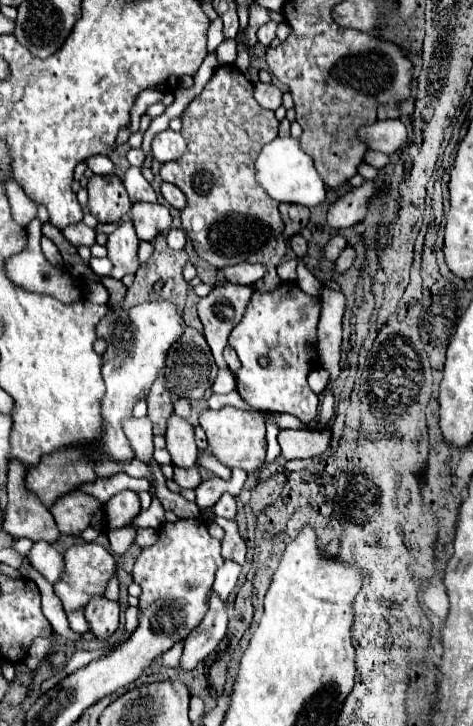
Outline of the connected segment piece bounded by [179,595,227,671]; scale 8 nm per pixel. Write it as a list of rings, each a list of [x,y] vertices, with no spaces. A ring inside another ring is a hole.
[[[211,595],[209,611],[203,617],[201,625],[197,625],[197,629],[191,631],[189,637],[183,641],[183,655],[179,667],[185,671],[195,669],[219,645],[225,631],[227,631],[227,603]]]

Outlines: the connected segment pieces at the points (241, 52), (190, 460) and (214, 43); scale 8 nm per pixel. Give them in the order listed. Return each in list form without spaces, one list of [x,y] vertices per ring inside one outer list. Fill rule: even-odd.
[[[242,43],[238,45],[235,66],[242,72],[246,71],[250,67],[249,50]]]
[[[171,415],[167,421],[167,451],[171,455],[171,465],[181,469],[191,469],[197,465],[197,445],[193,441],[193,425],[185,419]]]
[[[215,19],[209,27],[209,43],[207,43],[207,49],[209,51],[215,51],[219,47],[219,43],[223,41],[223,21],[221,19]]]

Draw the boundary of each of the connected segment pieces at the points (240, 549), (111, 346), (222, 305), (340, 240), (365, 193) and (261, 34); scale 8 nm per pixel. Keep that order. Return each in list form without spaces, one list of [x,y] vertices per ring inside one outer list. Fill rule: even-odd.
[[[208,510],[208,514],[212,520],[223,527],[225,531],[225,537],[223,537],[223,549],[221,549],[221,555],[223,559],[229,559],[229,561],[235,561],[239,565],[245,563],[245,553],[247,553],[247,545],[245,541],[241,539],[239,531],[237,531],[237,523],[234,520],[219,519],[215,516],[211,510]]]
[[[163,299],[141,303],[131,309],[109,309],[107,317],[103,317],[103,321],[97,325],[97,337],[107,341],[107,349],[103,353],[105,365],[101,369],[107,385],[107,393],[101,401],[101,413],[105,419],[105,435],[101,439],[101,447],[97,447],[101,453],[107,453],[115,461],[123,463],[133,459],[133,451],[121,429],[121,421],[131,417],[135,403],[149,395],[153,381],[165,363],[165,353],[183,335],[183,329],[183,313],[175,303]]]
[[[223,283],[223,285],[217,285],[197,305],[199,319],[203,323],[203,335],[213,351],[213,357],[219,369],[227,369],[227,363],[223,359],[223,349],[227,345],[227,337],[231,329],[241,321],[243,309],[247,307],[251,293],[253,293],[253,287]]]
[[[335,235],[335,237],[333,237],[333,239],[329,239],[329,243],[325,245],[325,249],[323,249],[323,257],[325,257],[327,261],[335,261],[335,259],[339,257],[339,253],[341,253],[345,247],[347,247],[345,237]]]
[[[365,181],[361,187],[351,189],[343,197],[339,197],[327,211],[327,225],[333,229],[357,225],[367,213],[367,203],[373,191],[375,191],[373,181]]]
[[[273,21],[265,23],[265,25],[259,27],[259,31],[257,31],[257,41],[259,41],[261,45],[269,47],[269,43],[275,39],[275,29],[277,29],[277,23],[273,23]]]

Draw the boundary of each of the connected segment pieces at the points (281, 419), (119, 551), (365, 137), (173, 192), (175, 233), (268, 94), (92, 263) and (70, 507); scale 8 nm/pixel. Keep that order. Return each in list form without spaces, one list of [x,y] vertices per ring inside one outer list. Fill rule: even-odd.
[[[287,413],[273,414],[273,421],[275,421],[281,429],[303,429],[303,427],[305,427],[301,421],[295,419],[295,416]]]
[[[131,527],[109,529],[107,537],[109,537],[109,543],[111,543],[111,551],[115,555],[125,555],[129,545],[131,545],[131,541],[135,539],[135,533],[137,533],[137,529],[131,529]]]
[[[399,119],[375,121],[371,125],[363,125],[357,137],[363,143],[367,143],[369,149],[385,155],[393,155],[395,151],[401,151],[403,147],[407,147],[407,127]]]
[[[161,183],[161,193],[163,193],[165,201],[167,201],[171,207],[183,209],[183,205],[185,205],[185,195],[181,193],[179,187],[175,187],[175,185],[171,185],[171,183]]]
[[[169,229],[167,231],[167,245],[171,249],[175,249],[175,251],[183,249],[183,245],[185,245],[185,233],[181,229]]]
[[[257,81],[253,85],[253,95],[257,99],[257,103],[263,107],[263,109],[271,109],[275,111],[277,107],[281,107],[281,91],[275,87],[275,85],[267,85],[267,83],[261,83]]]
[[[91,257],[91,259],[89,259],[89,267],[91,267],[91,269],[93,269],[93,273],[97,273],[97,275],[109,275],[113,265],[111,265],[111,261],[109,261],[107,257]]]
[[[75,489],[71,493],[61,495],[59,501],[55,501],[49,507],[49,513],[53,515],[57,529],[61,533],[79,535],[85,527],[89,527],[91,509],[95,509],[95,505],[101,505],[101,503],[93,497],[89,497],[87,493]]]

